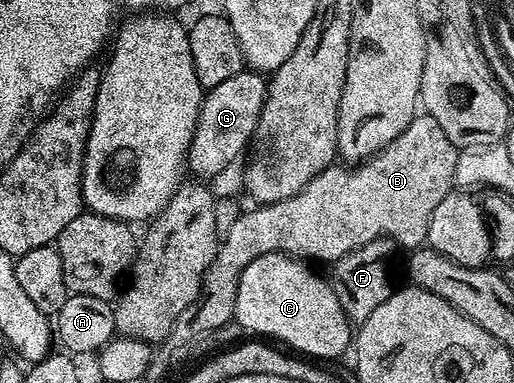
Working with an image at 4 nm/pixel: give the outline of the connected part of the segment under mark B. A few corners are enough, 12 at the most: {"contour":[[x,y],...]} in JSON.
{"contour":[[420,113],[372,158],[245,210],[167,346],[234,319],[277,251],[419,248],[458,150]]}

